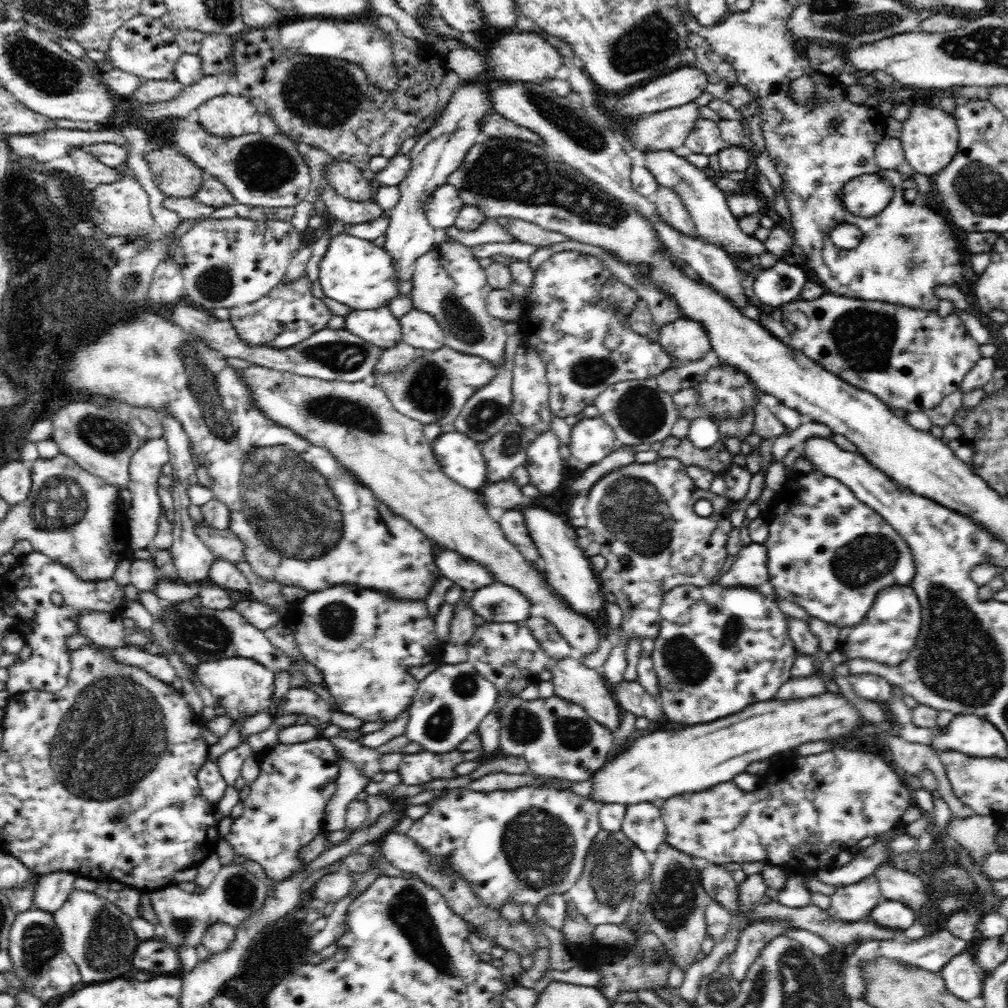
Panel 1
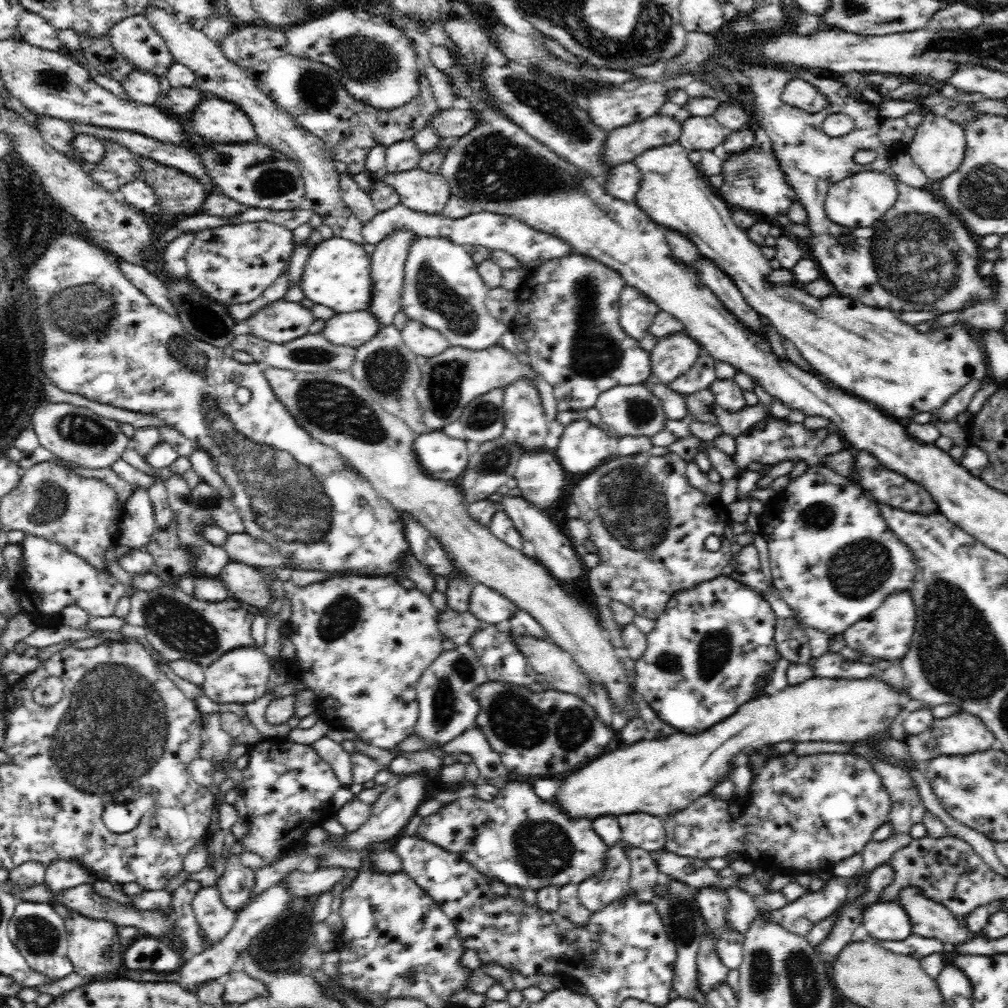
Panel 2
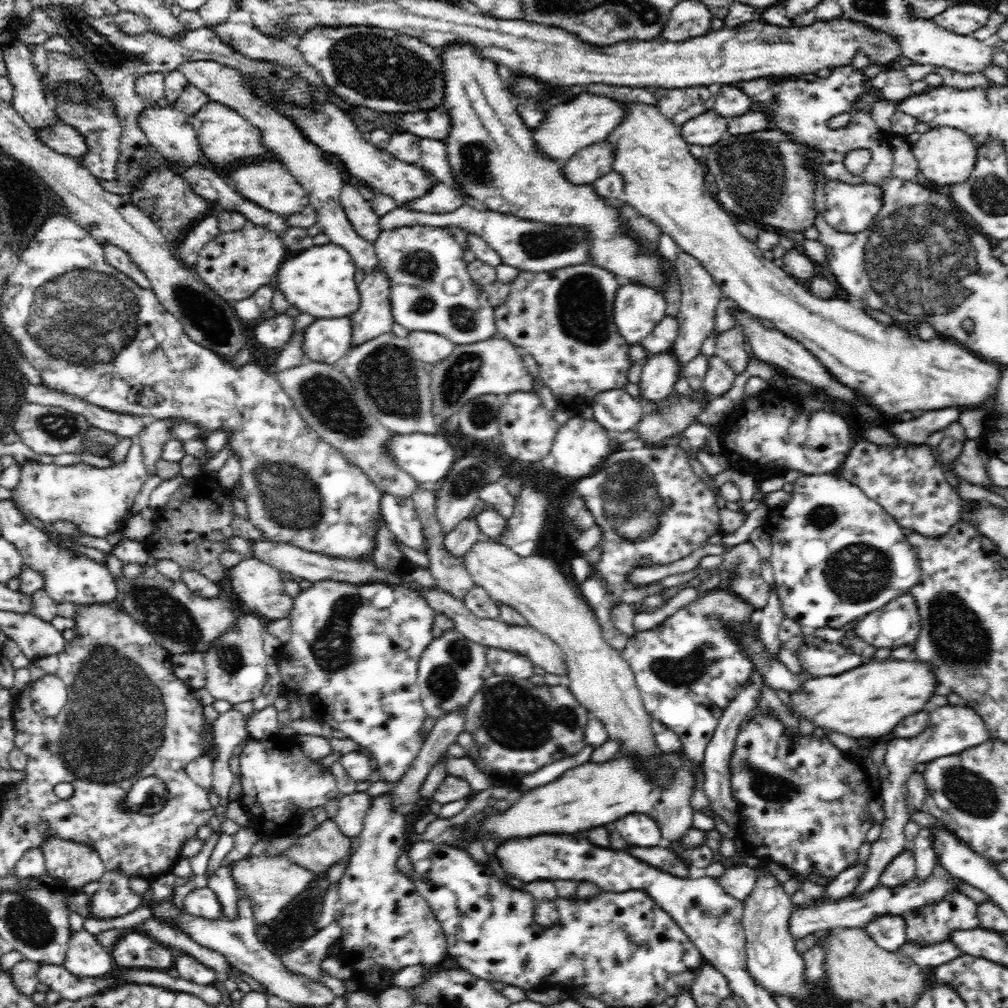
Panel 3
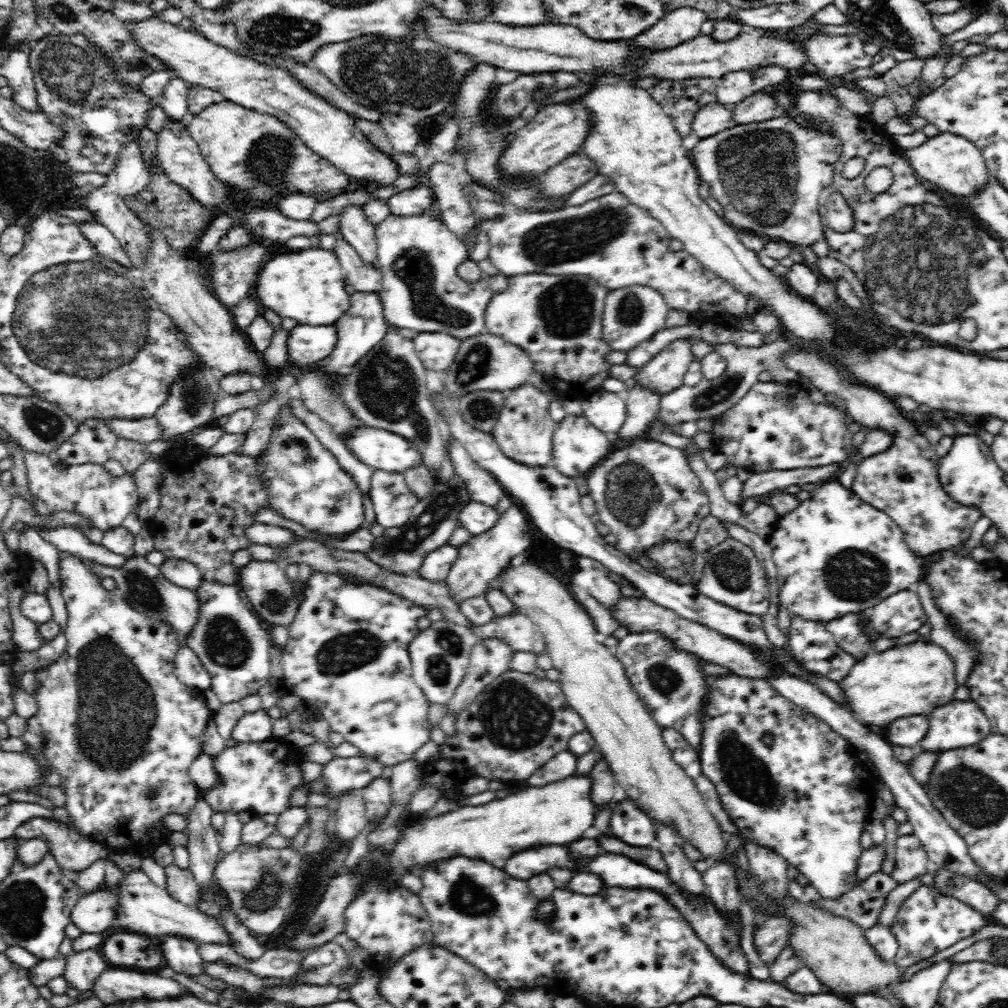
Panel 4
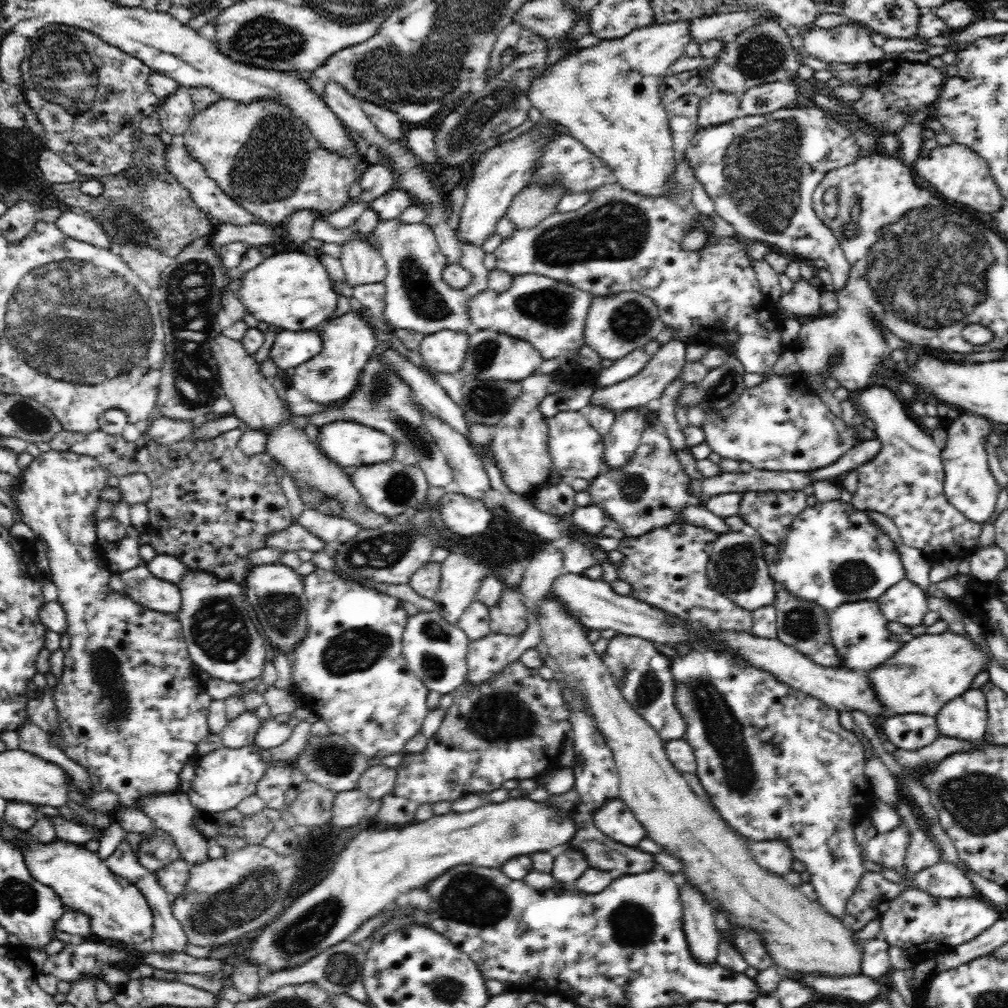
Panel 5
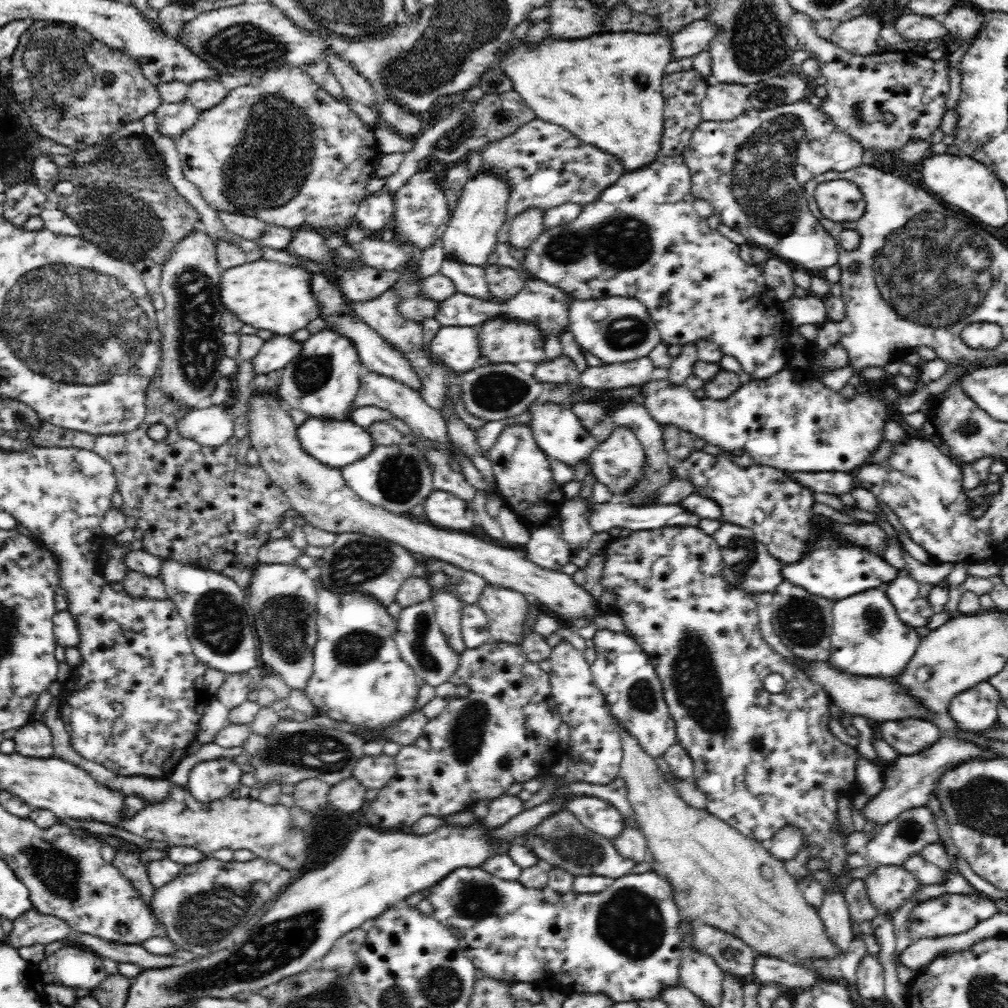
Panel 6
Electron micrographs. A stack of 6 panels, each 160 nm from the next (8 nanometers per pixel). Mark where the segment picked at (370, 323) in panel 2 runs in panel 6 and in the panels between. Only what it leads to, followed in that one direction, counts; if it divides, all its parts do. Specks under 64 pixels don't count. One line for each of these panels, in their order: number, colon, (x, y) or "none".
3: (325, 340)
4: (306, 345)
5: (289, 349)
6: (274, 354)

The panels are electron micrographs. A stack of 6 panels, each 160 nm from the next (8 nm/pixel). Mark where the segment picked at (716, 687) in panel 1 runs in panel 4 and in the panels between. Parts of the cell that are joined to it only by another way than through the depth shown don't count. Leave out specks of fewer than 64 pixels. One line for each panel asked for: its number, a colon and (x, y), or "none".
2: (703, 659)
3: (688, 669)
4: (670, 682)

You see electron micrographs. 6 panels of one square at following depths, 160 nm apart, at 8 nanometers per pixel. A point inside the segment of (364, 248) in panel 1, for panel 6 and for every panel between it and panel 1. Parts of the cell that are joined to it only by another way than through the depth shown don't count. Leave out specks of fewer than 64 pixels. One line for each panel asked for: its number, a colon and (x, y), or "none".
2: (337, 274)
3: (319, 281)
4: (307, 285)
5: (292, 291)
6: (267, 296)

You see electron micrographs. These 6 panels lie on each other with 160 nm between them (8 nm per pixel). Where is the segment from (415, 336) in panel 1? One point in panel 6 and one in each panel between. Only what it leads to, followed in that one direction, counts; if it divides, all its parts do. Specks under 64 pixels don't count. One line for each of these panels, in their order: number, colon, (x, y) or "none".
2: (423, 341)
3: (431, 348)
4: (437, 351)
5: (445, 351)
6: (459, 346)

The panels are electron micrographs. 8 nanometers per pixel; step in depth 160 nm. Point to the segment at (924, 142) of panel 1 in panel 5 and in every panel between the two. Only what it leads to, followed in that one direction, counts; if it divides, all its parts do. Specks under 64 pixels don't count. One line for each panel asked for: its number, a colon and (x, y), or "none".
2: (938, 147)
3: (945, 155)
4: (947, 160)
5: (956, 171)

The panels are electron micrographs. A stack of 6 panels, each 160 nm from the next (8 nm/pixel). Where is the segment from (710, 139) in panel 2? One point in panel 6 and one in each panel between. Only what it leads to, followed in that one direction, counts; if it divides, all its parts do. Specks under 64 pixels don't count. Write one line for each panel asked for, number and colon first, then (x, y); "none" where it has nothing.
3: (707, 128)
4: (713, 117)
5: (718, 107)
6: (723, 101)

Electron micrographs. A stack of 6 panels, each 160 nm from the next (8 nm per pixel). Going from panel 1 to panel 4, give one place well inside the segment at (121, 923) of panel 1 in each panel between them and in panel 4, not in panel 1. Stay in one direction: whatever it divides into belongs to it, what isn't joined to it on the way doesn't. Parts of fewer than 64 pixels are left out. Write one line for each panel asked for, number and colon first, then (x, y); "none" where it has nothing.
2: (95, 949)
3: (85, 957)
4: (83, 968)

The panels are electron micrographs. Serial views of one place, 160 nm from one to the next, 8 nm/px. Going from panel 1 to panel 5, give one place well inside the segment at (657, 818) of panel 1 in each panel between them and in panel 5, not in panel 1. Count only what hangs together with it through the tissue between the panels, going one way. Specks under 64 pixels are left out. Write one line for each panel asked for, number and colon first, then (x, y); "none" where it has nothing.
2: (645, 831)
3: (640, 830)
4: (628, 823)
5: (614, 819)

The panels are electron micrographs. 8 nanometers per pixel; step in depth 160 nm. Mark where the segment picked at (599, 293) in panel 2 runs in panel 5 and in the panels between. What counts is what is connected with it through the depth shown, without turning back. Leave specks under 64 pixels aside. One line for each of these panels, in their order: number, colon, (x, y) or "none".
3: (564, 318)
4: (556, 319)
5: (549, 314)

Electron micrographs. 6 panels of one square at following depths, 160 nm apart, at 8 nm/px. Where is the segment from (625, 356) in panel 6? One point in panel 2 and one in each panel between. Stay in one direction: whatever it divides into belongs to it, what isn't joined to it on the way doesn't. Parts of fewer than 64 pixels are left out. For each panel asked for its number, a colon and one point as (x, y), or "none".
2: (637, 310)
3: (637, 309)
4: (632, 315)
5: (615, 326)

